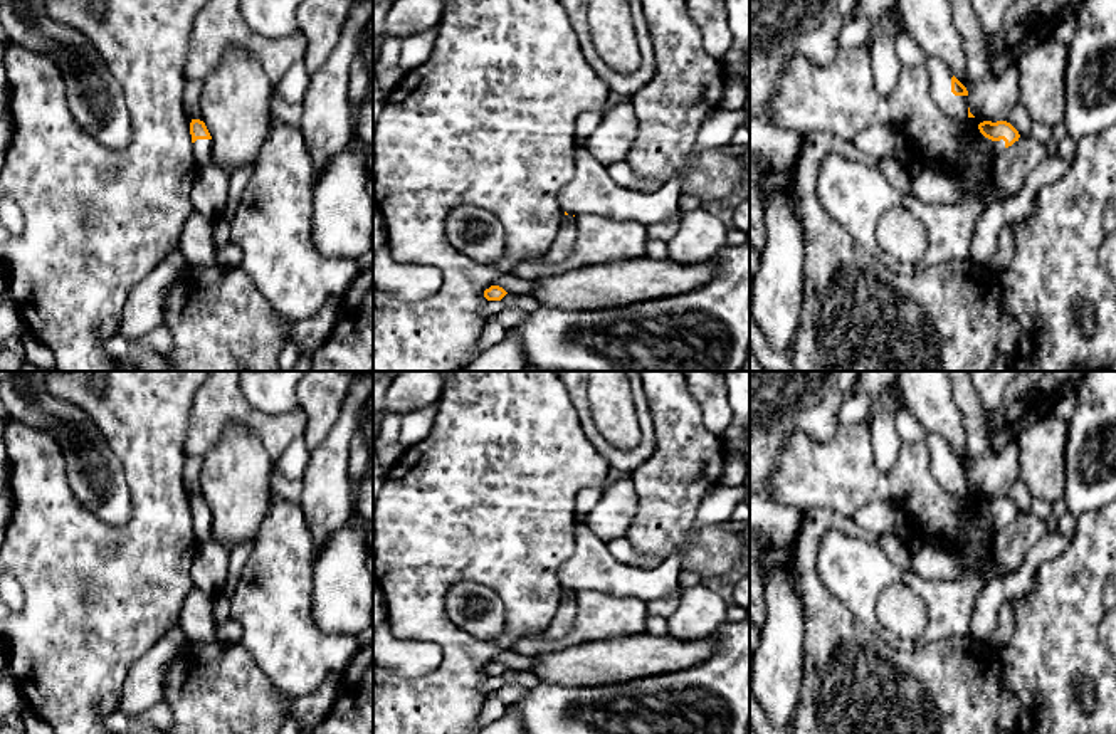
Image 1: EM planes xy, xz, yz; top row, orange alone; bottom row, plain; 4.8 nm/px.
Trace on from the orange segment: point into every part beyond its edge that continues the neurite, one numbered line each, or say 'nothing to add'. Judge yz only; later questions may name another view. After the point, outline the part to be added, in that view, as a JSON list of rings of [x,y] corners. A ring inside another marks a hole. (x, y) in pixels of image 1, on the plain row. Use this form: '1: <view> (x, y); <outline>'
1: yz (952, 482); [[[928,433],[924,445],[929,454],[931,477],[936,480],[940,489],[948,495],[958,497],[960,501],[966,499],[968,474],[955,472],[951,469],[953,450],[950,443],[936,433]]]

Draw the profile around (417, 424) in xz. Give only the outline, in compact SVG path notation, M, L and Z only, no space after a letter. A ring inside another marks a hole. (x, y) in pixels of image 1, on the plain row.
M437 403L403 413L398 435L400 445L410 447L422 442L432 432L435 415Z

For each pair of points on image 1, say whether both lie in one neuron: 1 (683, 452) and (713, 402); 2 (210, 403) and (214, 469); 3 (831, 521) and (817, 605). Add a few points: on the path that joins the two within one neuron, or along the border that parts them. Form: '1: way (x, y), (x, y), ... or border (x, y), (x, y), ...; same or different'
1: border (688, 388), (701, 410), (703, 424), (720, 434); different
2: border (246, 427), (229, 424), (219, 440), (202, 456); different
3: way (809, 540), (809, 583); same

